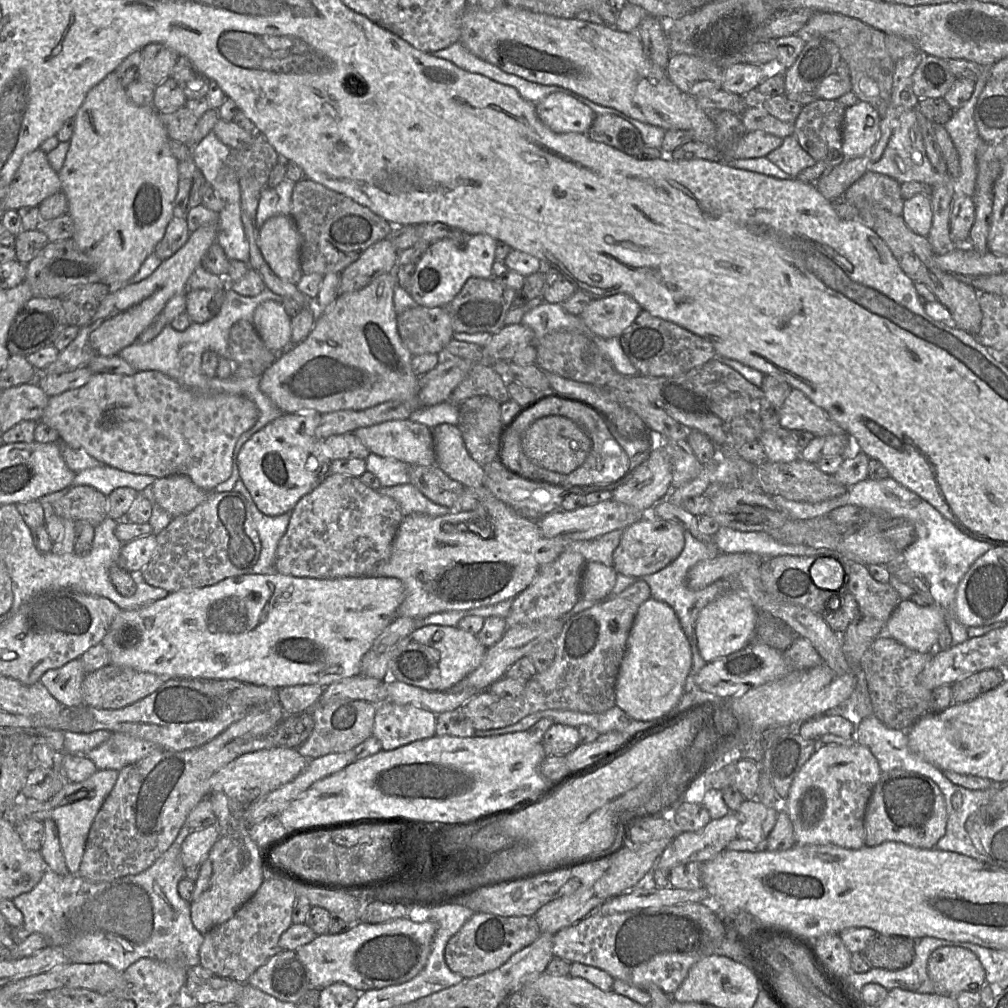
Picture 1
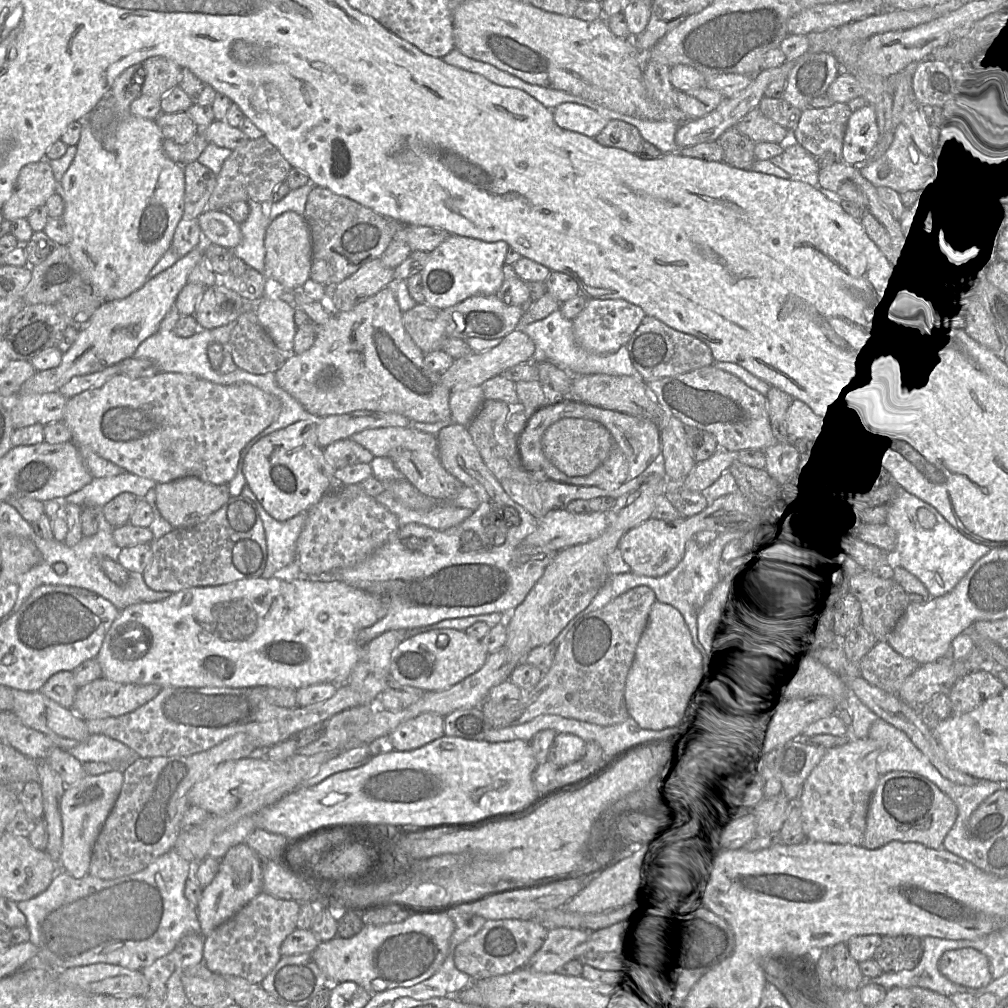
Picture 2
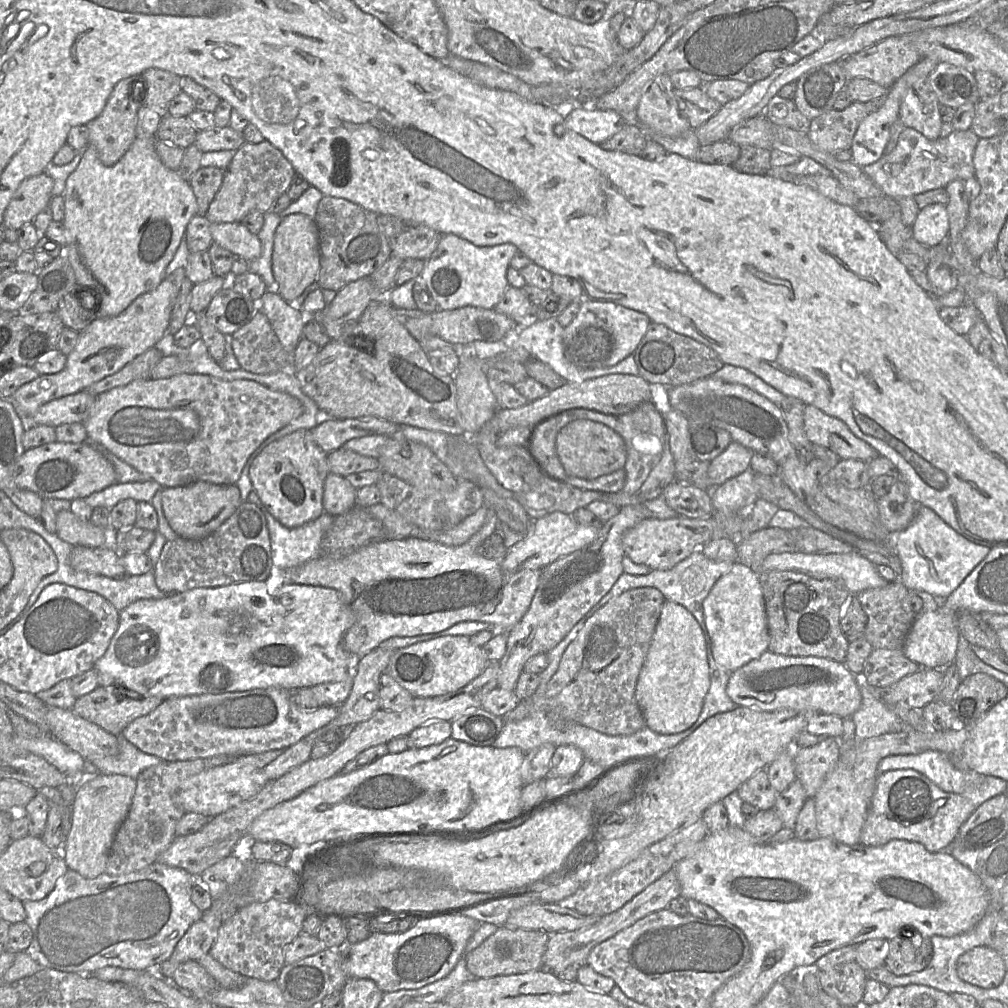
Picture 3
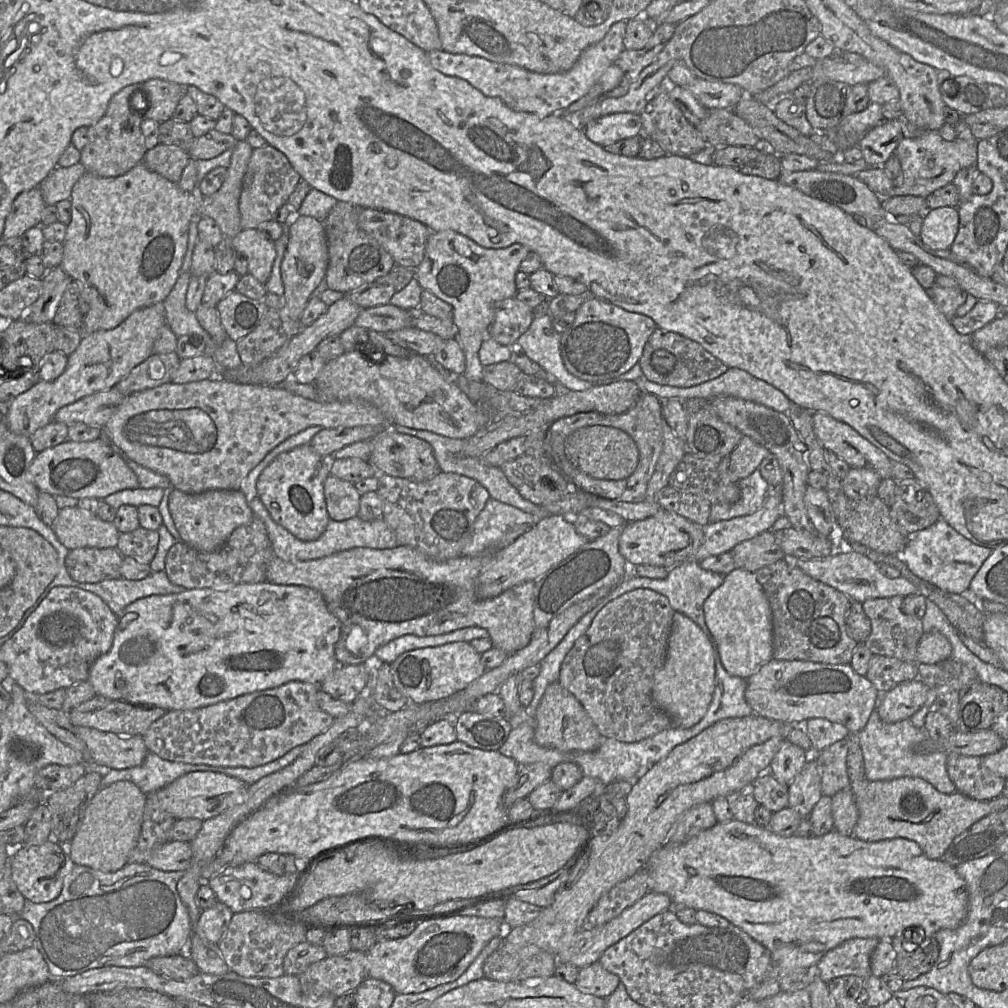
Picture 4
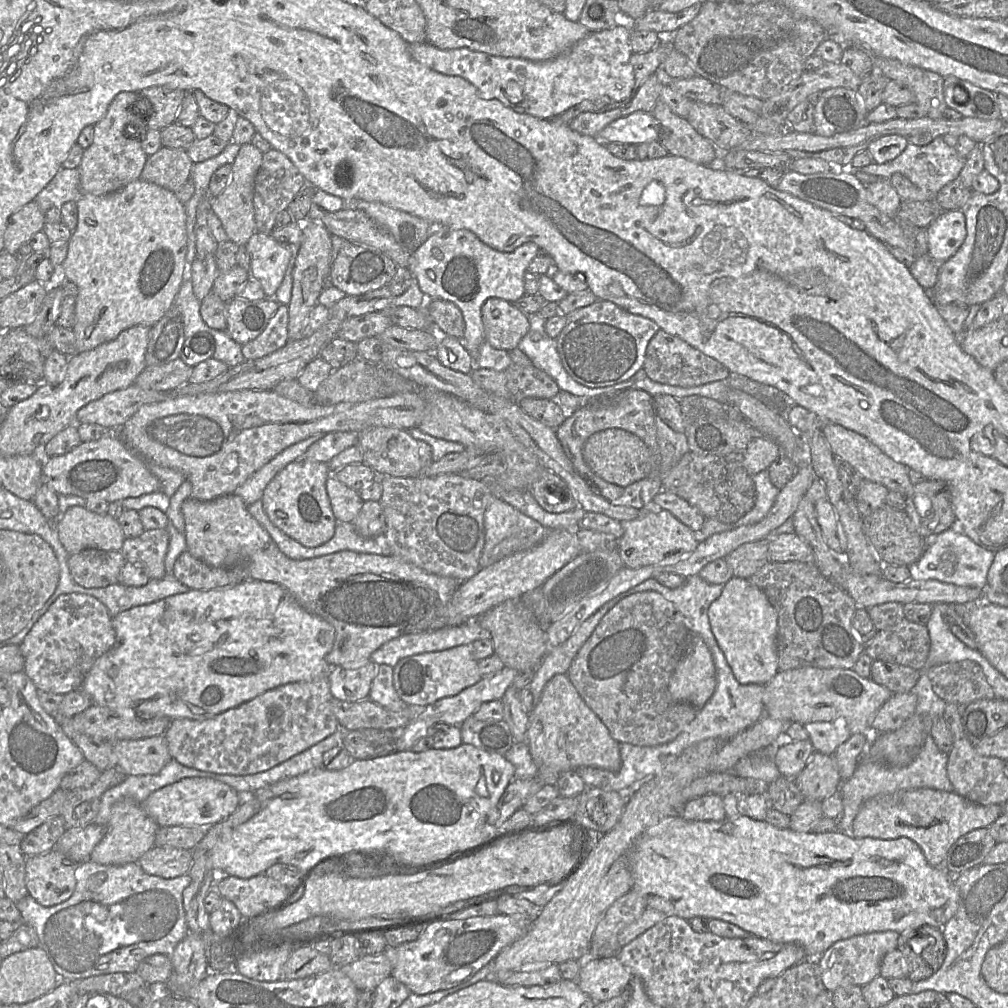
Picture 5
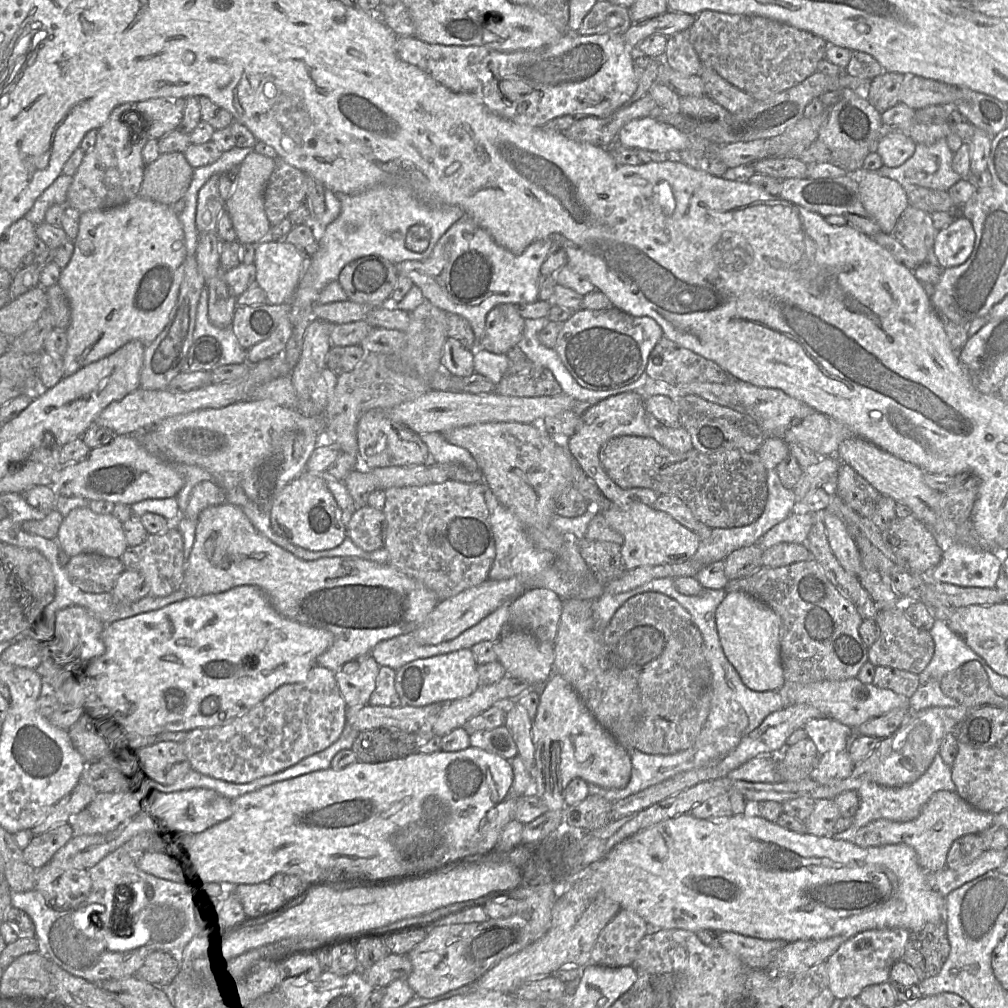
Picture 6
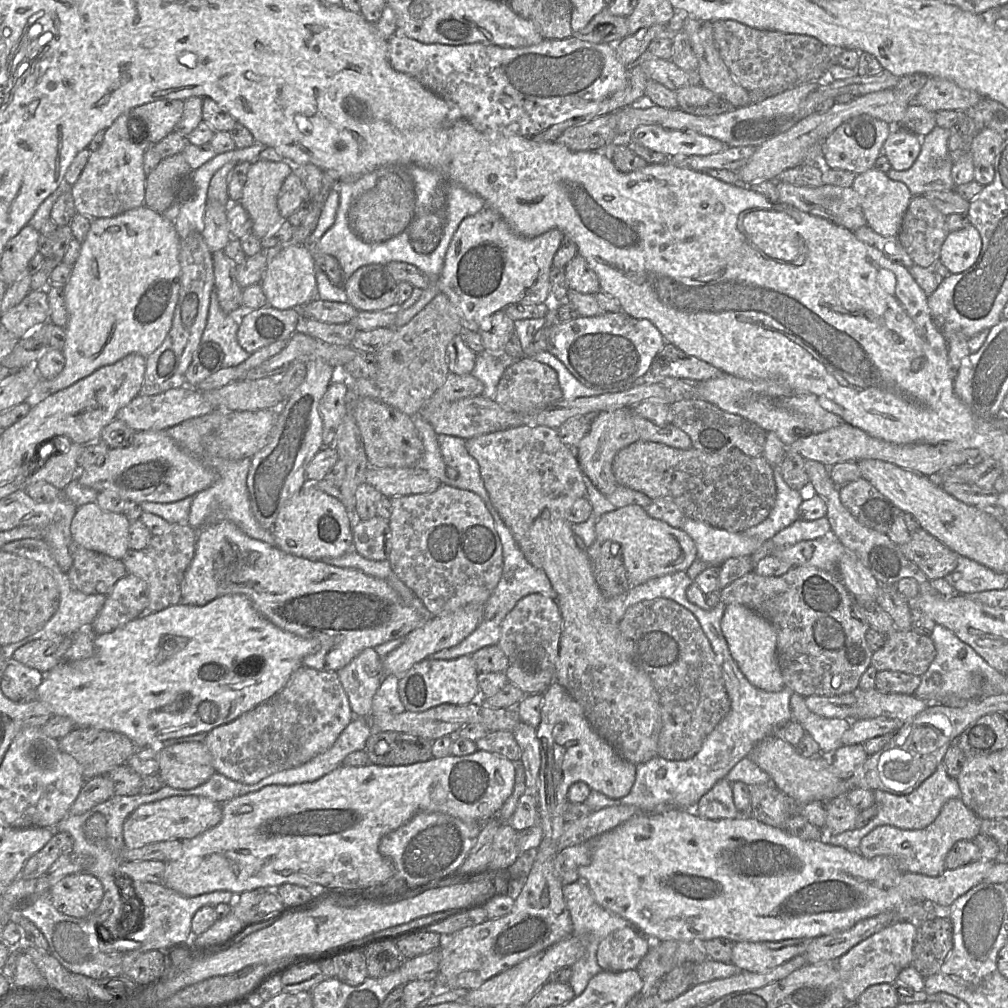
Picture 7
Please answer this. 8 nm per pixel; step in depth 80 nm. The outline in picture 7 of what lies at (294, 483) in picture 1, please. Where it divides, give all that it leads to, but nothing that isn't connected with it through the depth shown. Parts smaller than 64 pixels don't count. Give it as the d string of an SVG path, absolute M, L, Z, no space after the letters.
M305 480L302 489L279 512L273 535L280 550L311 561L339 557L352 549L351 520L344 504Z

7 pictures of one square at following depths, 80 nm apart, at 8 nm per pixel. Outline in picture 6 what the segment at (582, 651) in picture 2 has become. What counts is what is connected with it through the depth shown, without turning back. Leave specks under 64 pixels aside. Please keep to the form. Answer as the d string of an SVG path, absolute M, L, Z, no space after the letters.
M647 592L628 599L600 634L601 667L632 677L640 692L643 716L634 732L634 748L646 754L674 754L691 747L710 711L711 670L702 634L689 612L664 594Z

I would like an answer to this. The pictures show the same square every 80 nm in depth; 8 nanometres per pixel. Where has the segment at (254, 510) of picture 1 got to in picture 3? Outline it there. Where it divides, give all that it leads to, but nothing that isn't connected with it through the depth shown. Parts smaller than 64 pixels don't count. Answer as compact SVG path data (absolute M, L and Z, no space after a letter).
M254 489L249 493L248 501L258 506L265 517L274 567L290 568L321 556L322 538L332 524L333 516L323 511L315 520L288 528L267 511Z

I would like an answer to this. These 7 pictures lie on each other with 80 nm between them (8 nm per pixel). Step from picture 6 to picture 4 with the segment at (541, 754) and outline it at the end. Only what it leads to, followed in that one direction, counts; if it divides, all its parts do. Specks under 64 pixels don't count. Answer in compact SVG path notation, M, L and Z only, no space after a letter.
M558 681L545 690L533 715L534 738L539 746L561 752L595 751L600 745L601 734L581 703Z

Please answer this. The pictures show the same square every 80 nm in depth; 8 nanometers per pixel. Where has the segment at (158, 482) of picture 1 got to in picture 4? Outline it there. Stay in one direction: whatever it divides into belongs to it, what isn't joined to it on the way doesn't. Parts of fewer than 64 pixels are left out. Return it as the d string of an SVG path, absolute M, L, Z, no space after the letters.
M174 489L169 496L168 508L181 541L203 552L211 552L221 547L237 527L254 517L240 490L208 490L188 494Z

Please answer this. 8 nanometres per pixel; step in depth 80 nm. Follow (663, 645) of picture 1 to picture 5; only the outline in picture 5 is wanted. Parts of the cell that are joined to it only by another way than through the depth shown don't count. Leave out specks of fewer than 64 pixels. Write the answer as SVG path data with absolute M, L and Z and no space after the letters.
M691 634L689 646L677 664L670 680L669 692L674 701L701 709L716 688L716 669L704 640Z

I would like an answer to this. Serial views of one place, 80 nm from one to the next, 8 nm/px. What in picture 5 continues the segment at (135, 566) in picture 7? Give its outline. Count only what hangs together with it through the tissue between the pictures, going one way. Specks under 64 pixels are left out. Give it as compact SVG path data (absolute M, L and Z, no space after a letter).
M166 528L145 530L140 536L125 538L120 550L126 561L141 564L149 573L150 579L160 579L166 574L165 558L169 546L169 533Z

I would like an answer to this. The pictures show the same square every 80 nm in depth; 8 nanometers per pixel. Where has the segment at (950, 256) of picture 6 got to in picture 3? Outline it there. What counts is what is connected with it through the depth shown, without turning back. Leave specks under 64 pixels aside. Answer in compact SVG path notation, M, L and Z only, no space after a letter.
M931 204L921 208L911 231L912 237L927 247L935 247L945 242L949 232L946 205Z

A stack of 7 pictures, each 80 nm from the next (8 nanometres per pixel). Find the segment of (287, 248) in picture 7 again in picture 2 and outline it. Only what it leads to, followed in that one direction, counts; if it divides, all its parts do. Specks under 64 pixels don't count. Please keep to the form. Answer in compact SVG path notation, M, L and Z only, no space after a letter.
M205 210L197 220L205 243L233 249L242 240L239 224L221 211Z

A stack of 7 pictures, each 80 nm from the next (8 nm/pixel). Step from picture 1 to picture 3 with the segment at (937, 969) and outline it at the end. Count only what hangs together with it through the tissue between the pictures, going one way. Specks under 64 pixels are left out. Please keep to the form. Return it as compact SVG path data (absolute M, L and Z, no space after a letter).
M975 947L961 955L957 961L959 978L985 989L998 987L1006 972L1002 956L990 947Z

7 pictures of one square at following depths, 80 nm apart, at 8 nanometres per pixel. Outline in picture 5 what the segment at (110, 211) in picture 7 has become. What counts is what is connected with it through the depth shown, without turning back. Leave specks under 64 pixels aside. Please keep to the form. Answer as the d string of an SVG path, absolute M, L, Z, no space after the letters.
M124 91L117 94L109 105L106 115L93 125L93 142L84 150L78 167L82 193L96 196L109 195L141 178L148 157L143 150L143 140L148 128L143 124L142 134L137 141L134 141L136 137L131 137L131 130L123 130L123 124L127 121L141 121L141 116L137 114L135 108L135 102L141 98L137 91Z

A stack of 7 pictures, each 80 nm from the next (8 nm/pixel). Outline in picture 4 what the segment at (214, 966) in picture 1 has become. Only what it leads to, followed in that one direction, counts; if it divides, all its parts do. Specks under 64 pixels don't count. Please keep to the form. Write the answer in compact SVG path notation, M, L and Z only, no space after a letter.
M267 910L233 913L229 926L217 946L231 972L249 978L278 978L284 973L284 958L297 944L306 941L307 928L271 916Z

